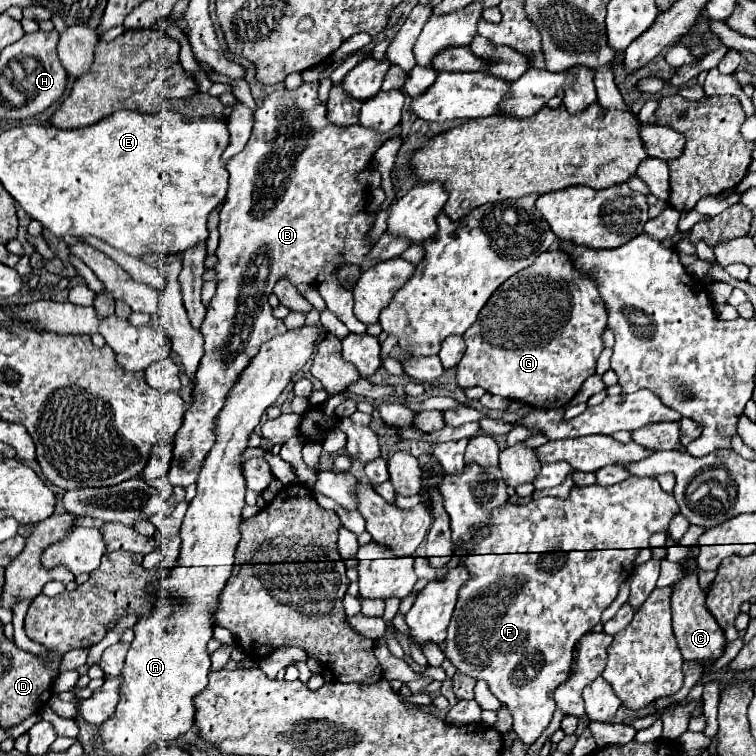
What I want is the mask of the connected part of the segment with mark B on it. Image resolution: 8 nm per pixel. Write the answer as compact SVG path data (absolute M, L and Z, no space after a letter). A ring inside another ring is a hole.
M306 82L294 92L280 88L266 96L264 104L254 114L256 122L246 148L242 154L236 154L236 158L232 158L232 162L226 166L230 172L230 186L218 226L220 244L216 250L218 262L214 266L216 294L210 300L206 318L200 326L200 332L204 334L204 358L194 374L194 402L184 414L184 424L174 438L172 464L168 472L172 486L186 488L196 482L200 468L216 442L216 416L224 408L224 402L238 376L260 352L260 346L266 340L288 332L284 322L272 316L272 306L268 306L268 296L272 294L274 282L286 276L294 284L320 284L342 264L358 264L362 272L376 264L364 258L364 254L368 254L368 248L372 248L372 242L366 242L366 234L372 228L374 218L366 210L368 190L356 182L354 174L364 170L378 146L398 134L400 128L388 136L380 136L372 134L364 126L350 126L344 130L332 126L324 120L326 106L322 106L318 100L318 86L320 82ZM292 110L296 112L296 118L288 116Z

